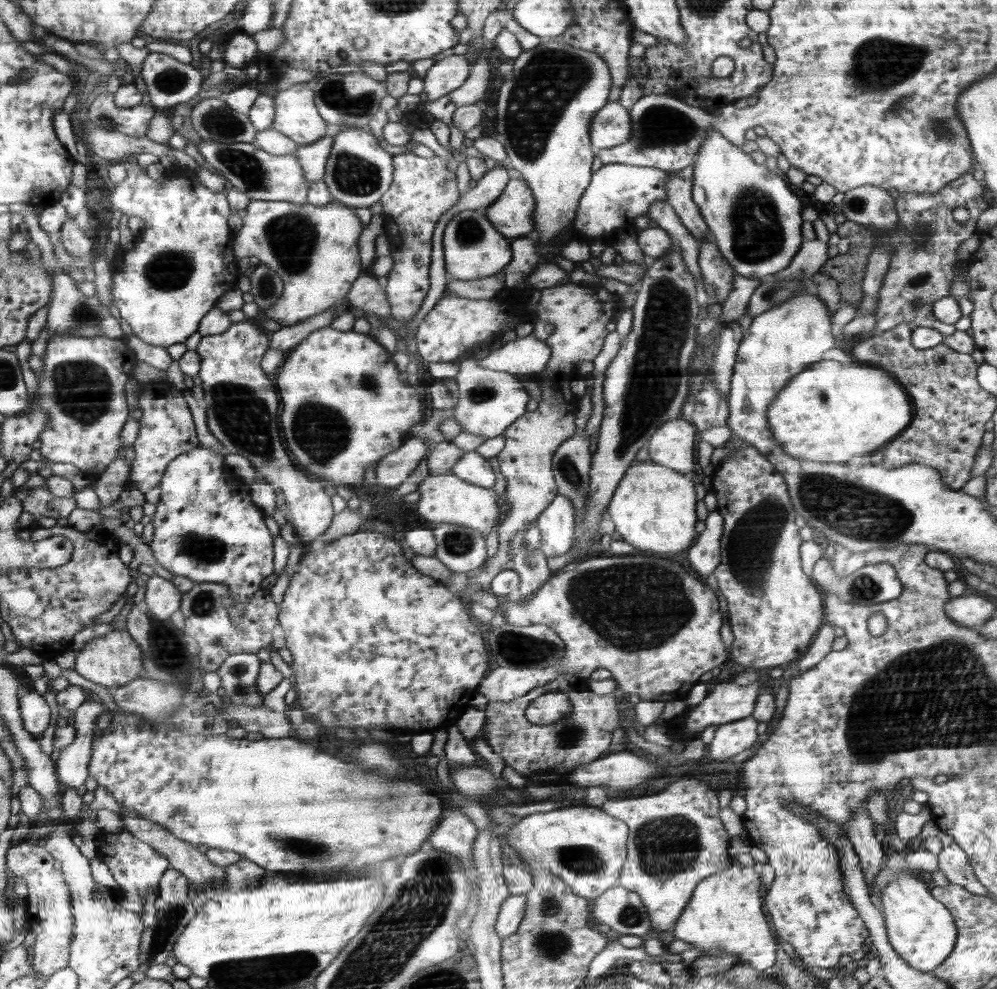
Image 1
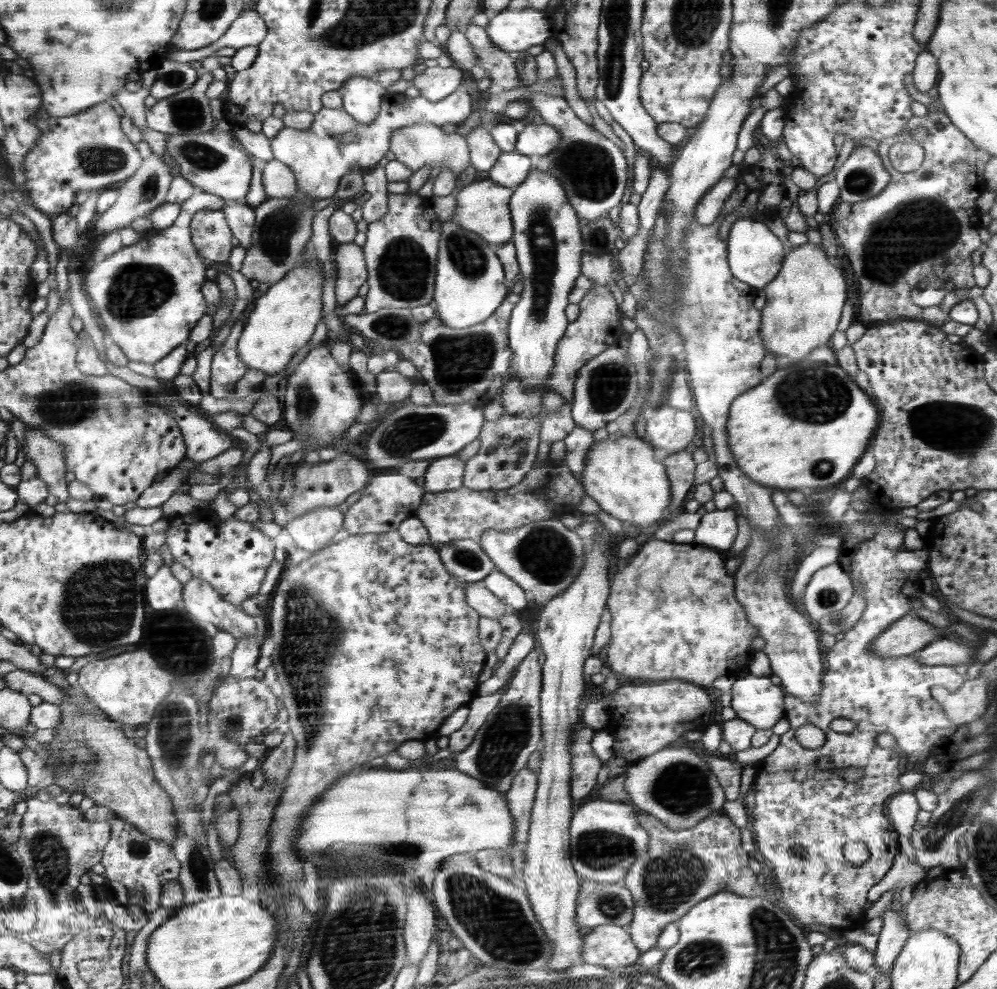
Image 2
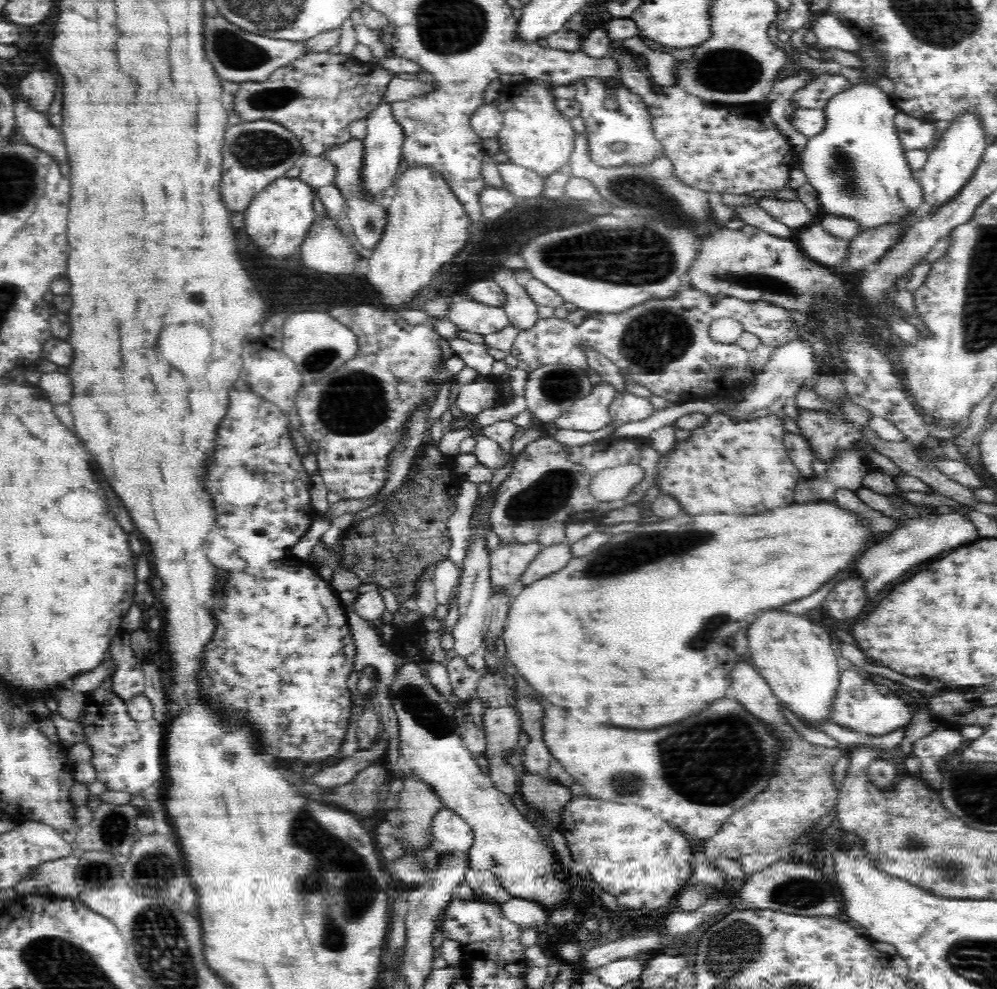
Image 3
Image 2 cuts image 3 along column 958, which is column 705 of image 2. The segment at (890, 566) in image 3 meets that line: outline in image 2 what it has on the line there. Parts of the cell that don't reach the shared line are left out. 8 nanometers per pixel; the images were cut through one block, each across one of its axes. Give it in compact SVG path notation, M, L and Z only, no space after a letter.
M718 510L701 516L700 524L695 528L695 541L708 548L716 547L718 551L727 551L736 538L737 513L733 510Z

